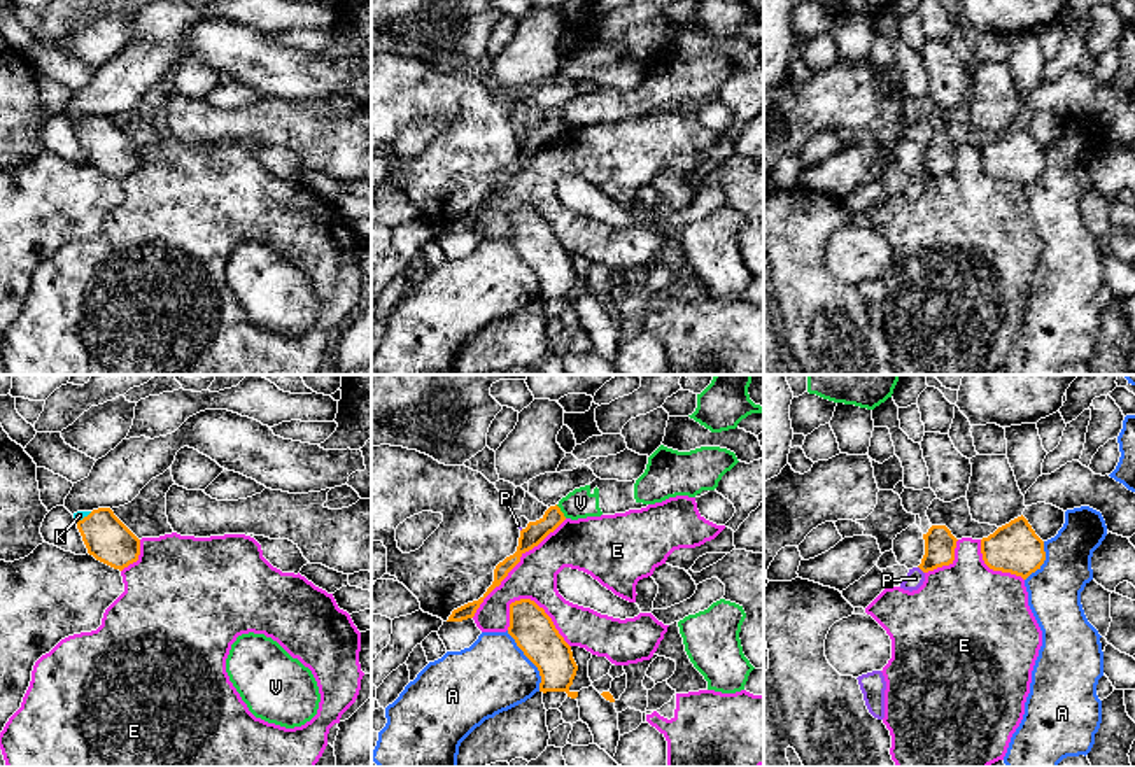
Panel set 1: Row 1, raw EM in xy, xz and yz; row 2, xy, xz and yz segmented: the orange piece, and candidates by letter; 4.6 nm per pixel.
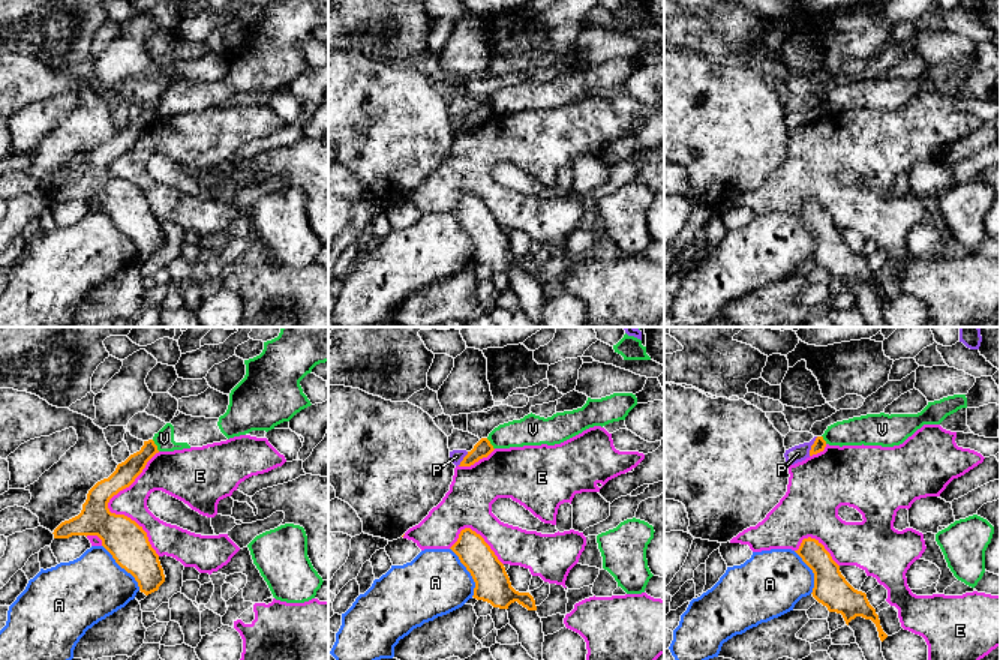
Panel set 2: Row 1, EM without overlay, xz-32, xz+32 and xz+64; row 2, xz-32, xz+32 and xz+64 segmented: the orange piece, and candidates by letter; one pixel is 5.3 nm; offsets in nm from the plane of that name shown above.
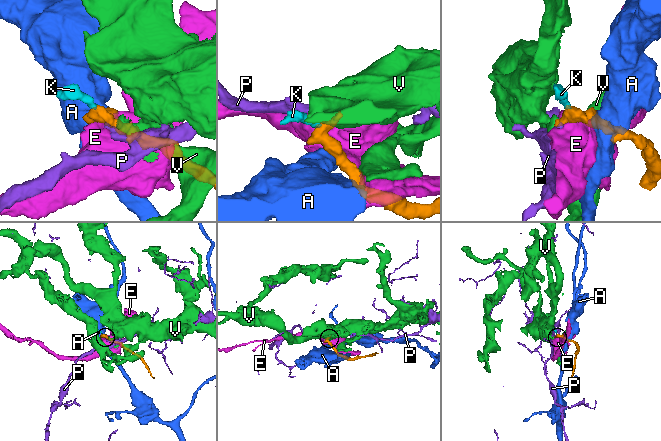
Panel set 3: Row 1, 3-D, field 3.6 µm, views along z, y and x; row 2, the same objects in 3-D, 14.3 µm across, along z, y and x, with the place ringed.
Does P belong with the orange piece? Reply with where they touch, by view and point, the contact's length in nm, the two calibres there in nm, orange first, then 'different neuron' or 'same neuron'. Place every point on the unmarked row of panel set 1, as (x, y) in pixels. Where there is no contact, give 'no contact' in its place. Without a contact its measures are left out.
meets orange in yz at (920, 175); contact 50 nm long; 140 nm thick on the orange side, 90 nm on the other; different neuron

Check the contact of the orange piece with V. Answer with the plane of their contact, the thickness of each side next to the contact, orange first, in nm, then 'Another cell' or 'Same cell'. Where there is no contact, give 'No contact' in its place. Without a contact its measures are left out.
Touches orange in xz. Thickness 100 nm (orange) against 140 nm. Another cell

